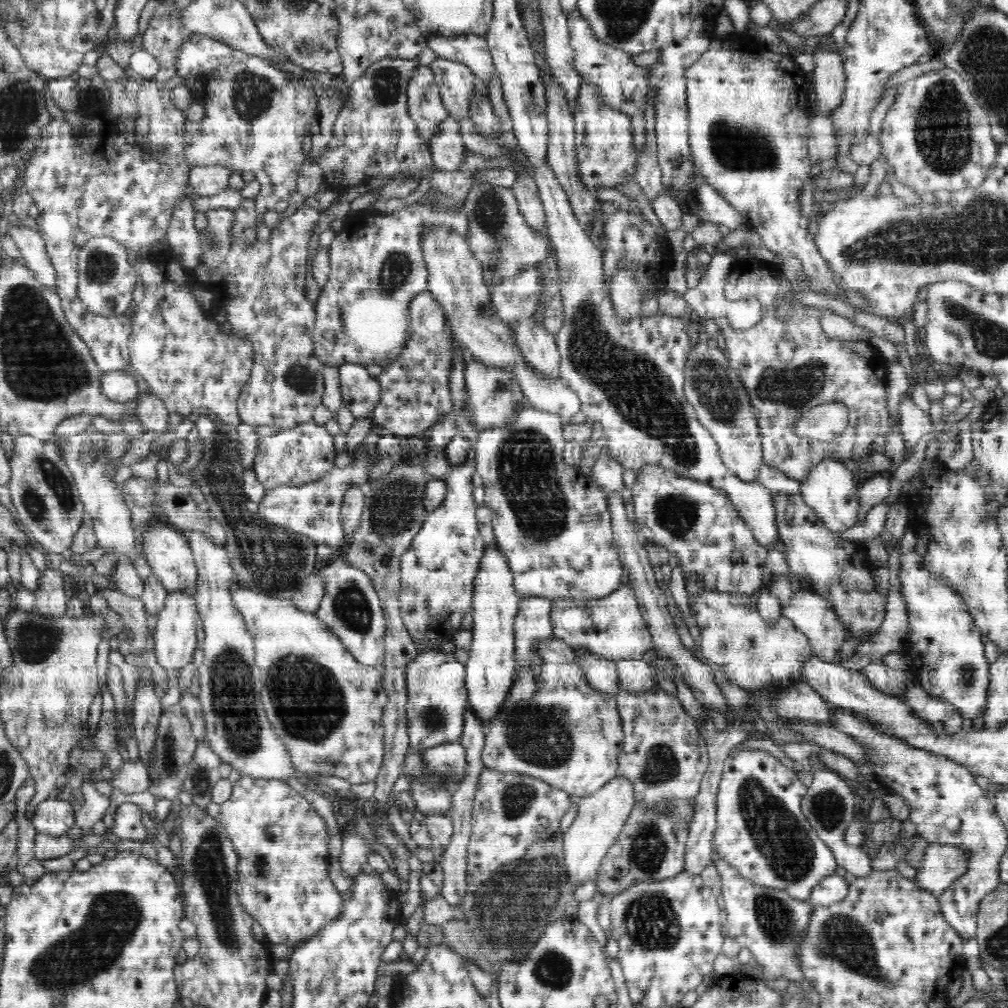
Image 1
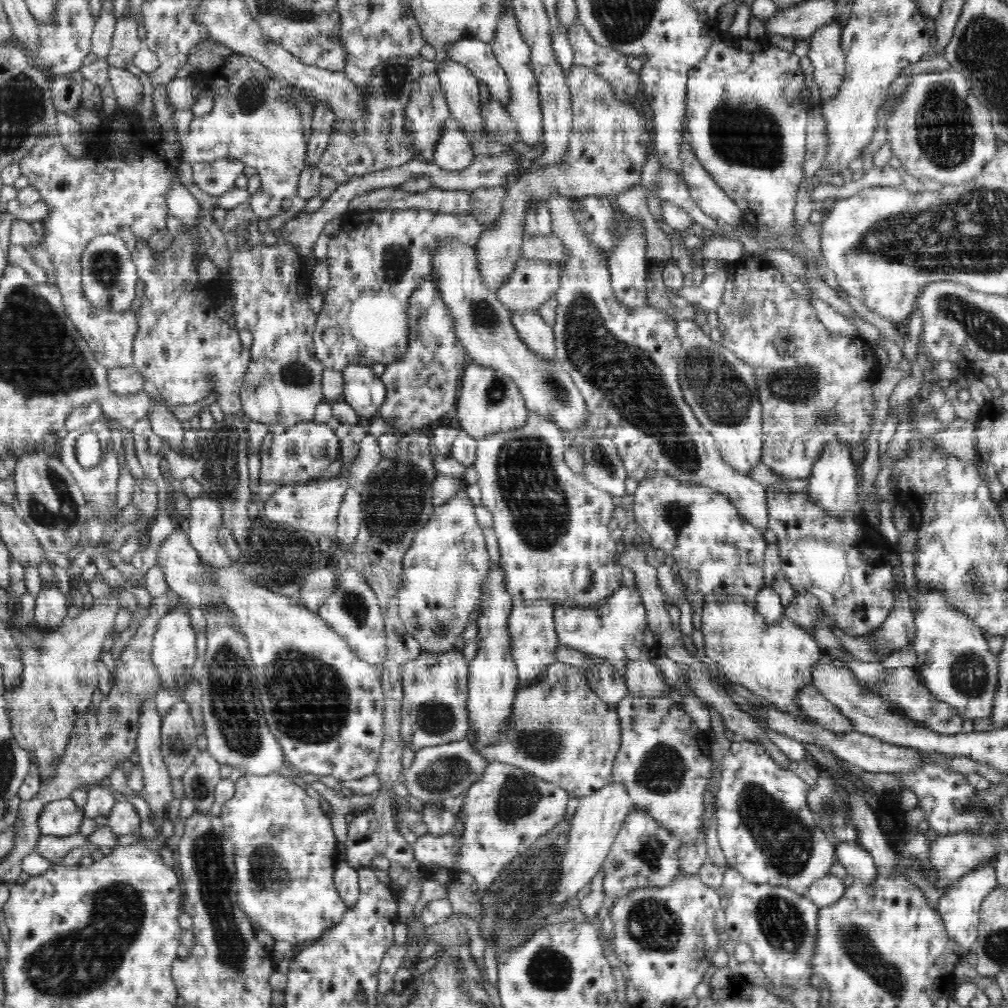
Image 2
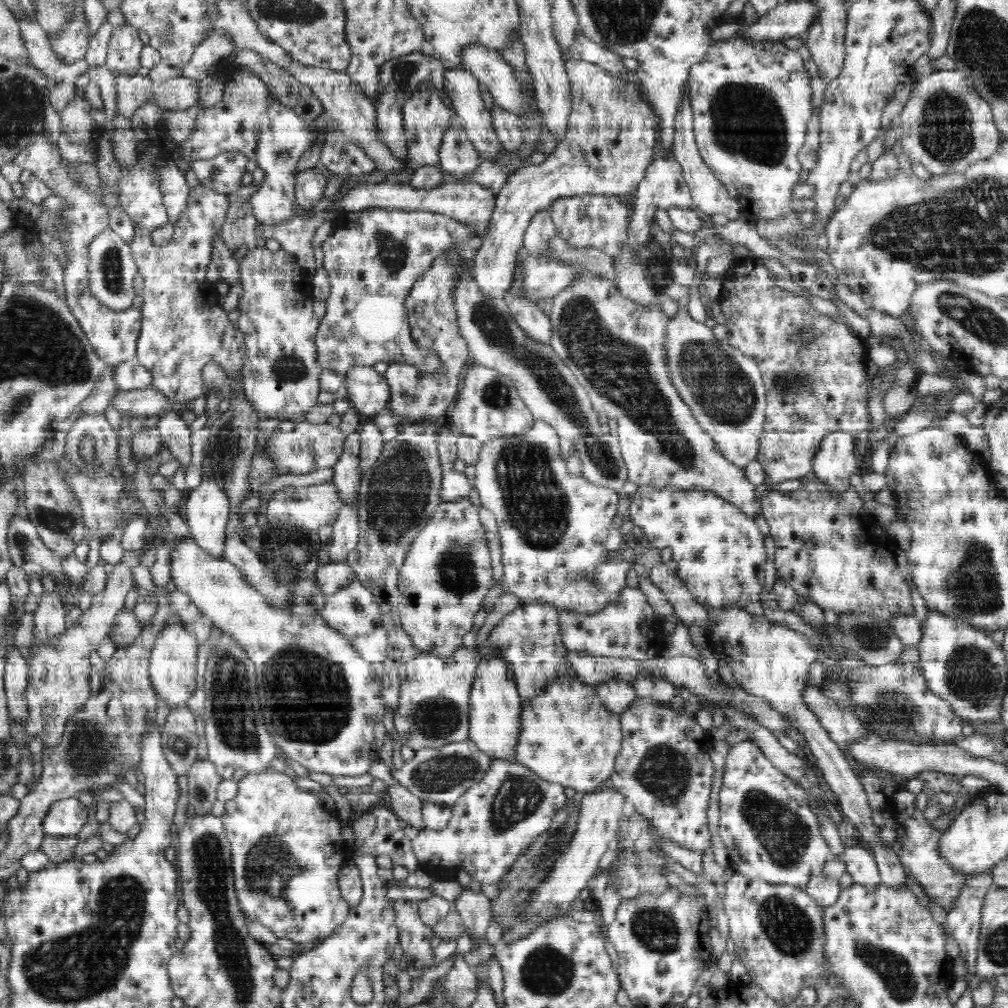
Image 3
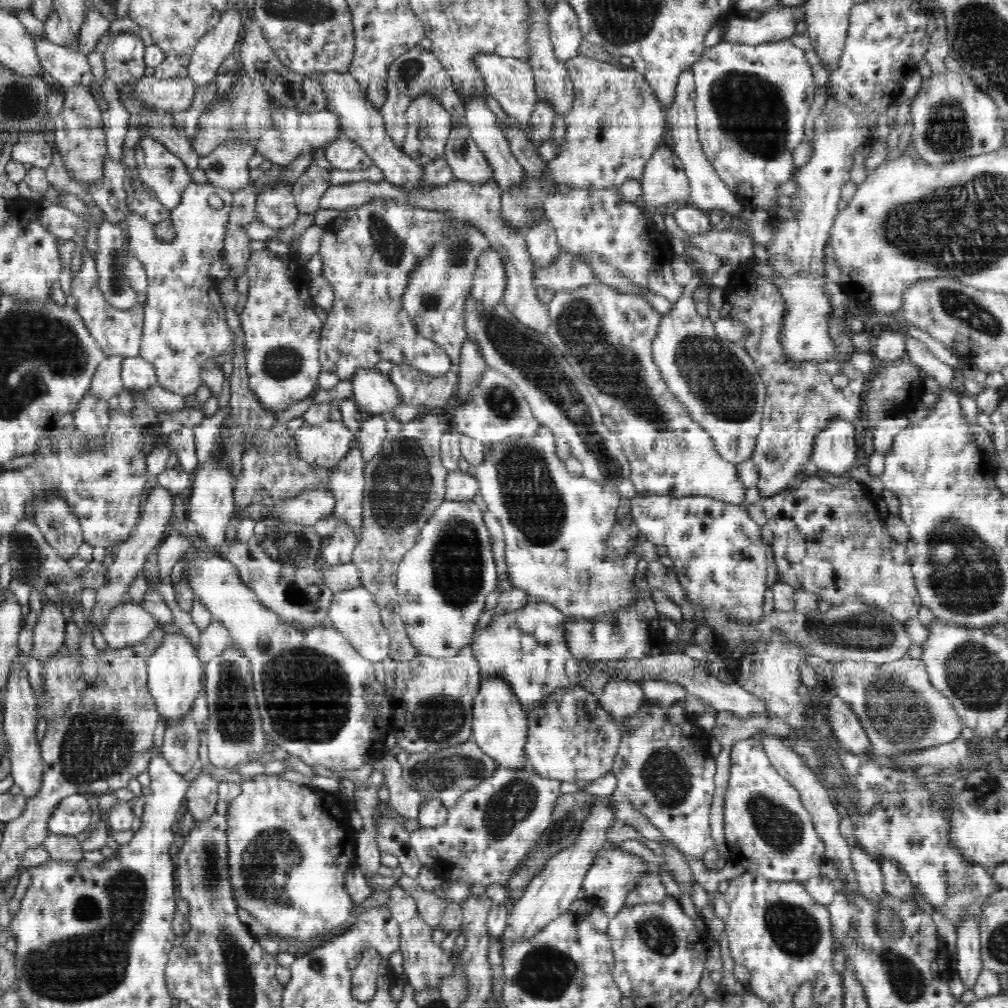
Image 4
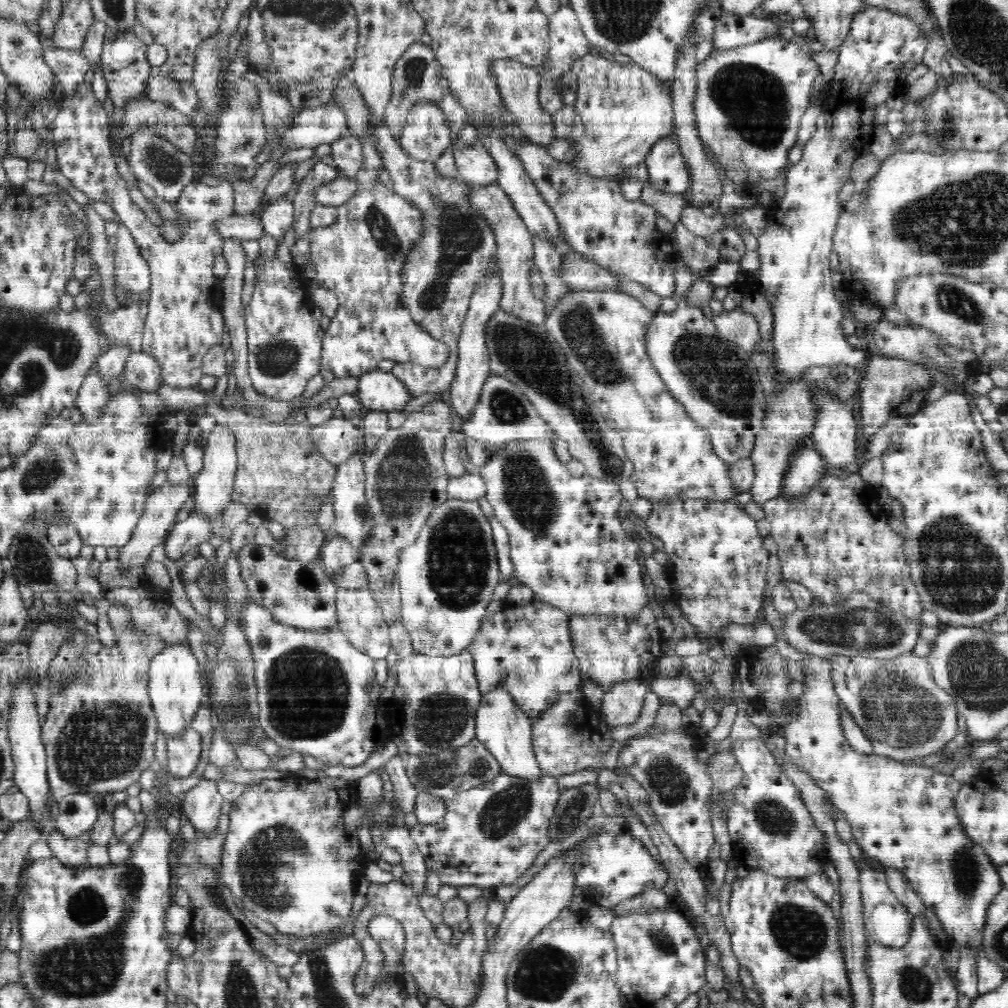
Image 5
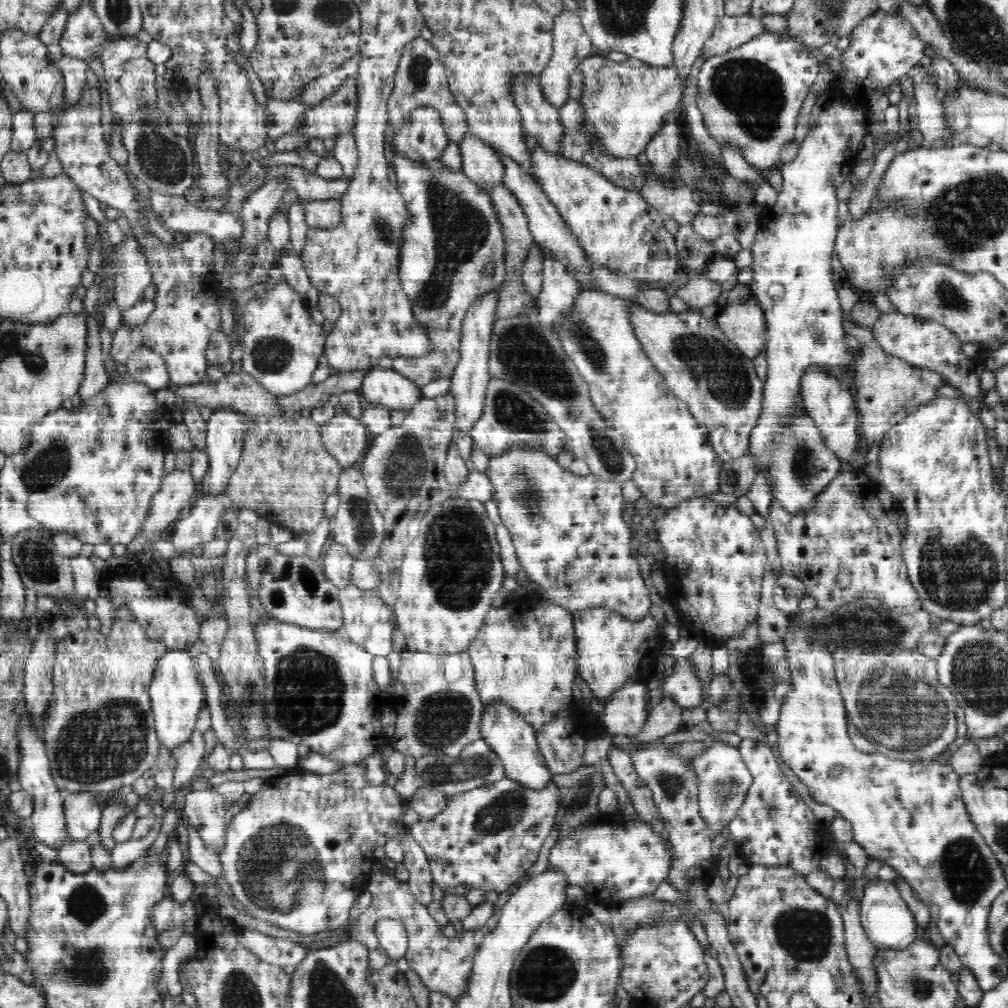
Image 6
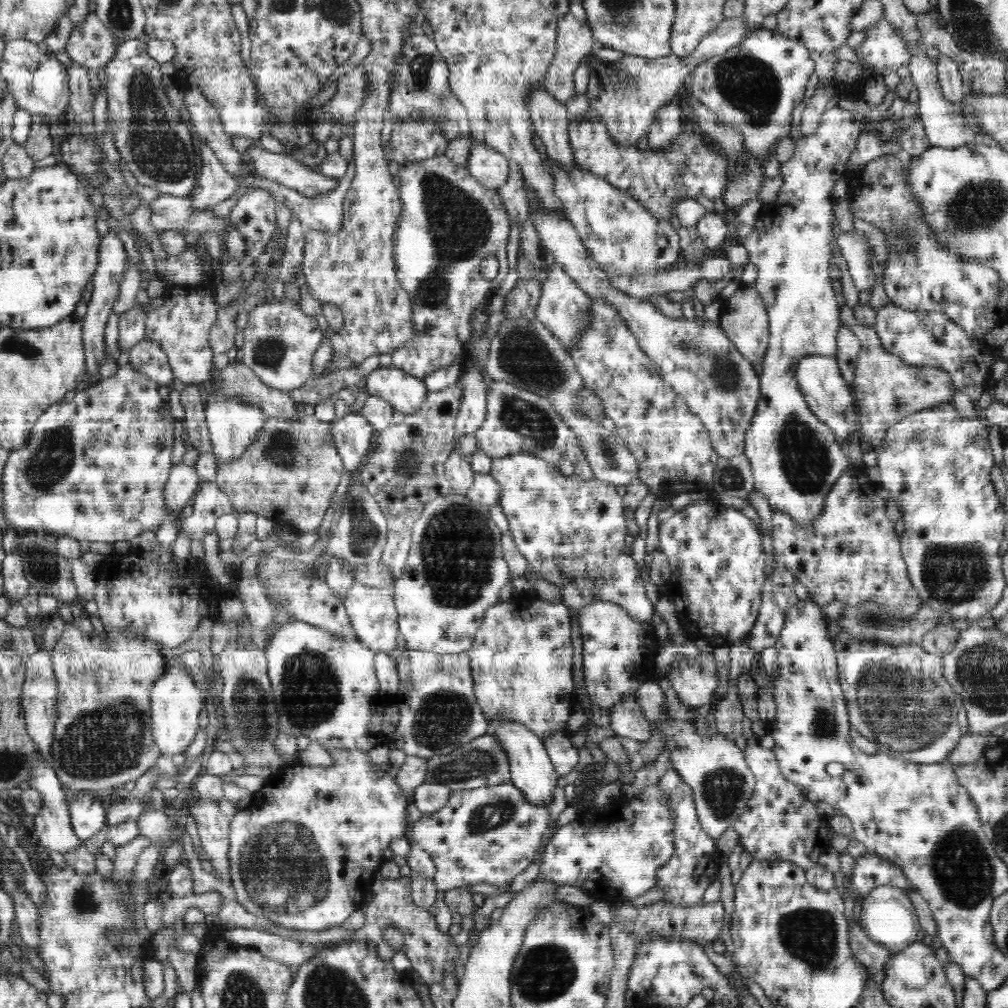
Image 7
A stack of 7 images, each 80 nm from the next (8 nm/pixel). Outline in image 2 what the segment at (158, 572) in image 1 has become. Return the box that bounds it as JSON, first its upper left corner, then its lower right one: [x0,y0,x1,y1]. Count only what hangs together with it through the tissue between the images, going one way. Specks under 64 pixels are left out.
[156,528,386,781]

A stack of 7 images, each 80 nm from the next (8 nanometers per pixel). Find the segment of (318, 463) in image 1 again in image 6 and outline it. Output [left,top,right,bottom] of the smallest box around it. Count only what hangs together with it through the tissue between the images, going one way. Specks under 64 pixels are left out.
[320,414,371,469]

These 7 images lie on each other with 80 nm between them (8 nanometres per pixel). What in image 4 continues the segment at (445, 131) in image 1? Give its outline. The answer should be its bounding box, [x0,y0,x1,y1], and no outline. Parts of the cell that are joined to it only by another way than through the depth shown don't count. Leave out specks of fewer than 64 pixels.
[443,124,492,183]

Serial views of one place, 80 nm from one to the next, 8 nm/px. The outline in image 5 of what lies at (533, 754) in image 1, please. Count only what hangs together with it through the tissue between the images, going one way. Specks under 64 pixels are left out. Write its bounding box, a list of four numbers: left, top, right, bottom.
[532,690,614,778]

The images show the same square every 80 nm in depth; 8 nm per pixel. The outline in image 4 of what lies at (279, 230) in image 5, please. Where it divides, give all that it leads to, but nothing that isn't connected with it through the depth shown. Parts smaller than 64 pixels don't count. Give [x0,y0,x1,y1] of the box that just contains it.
[255,179,299,230]

